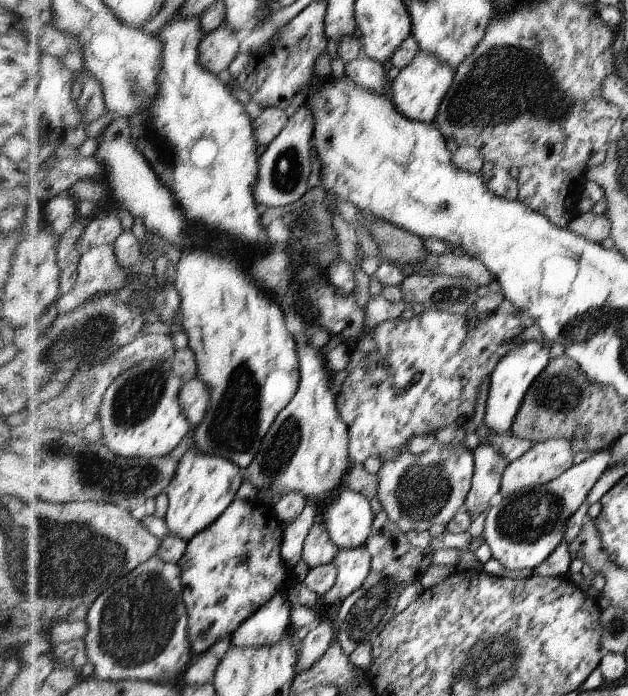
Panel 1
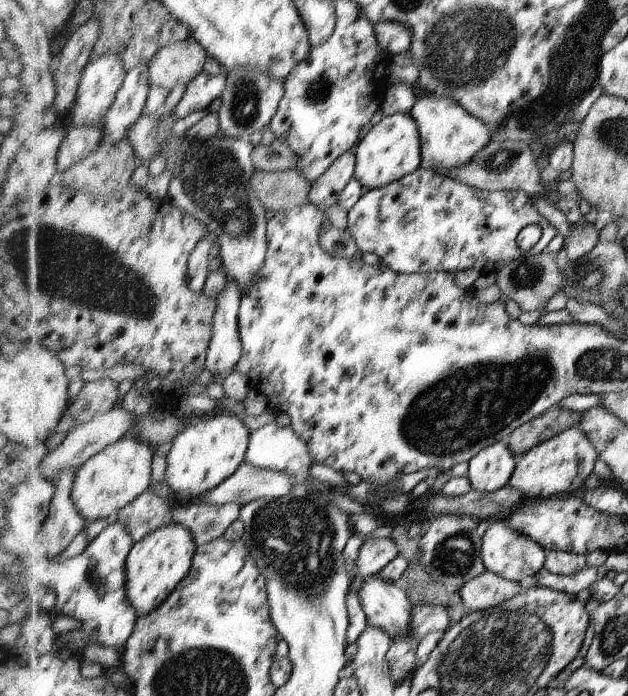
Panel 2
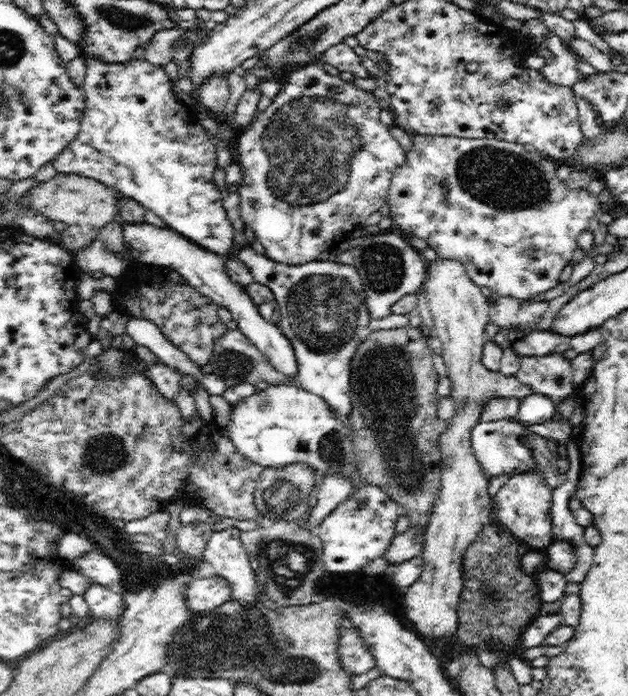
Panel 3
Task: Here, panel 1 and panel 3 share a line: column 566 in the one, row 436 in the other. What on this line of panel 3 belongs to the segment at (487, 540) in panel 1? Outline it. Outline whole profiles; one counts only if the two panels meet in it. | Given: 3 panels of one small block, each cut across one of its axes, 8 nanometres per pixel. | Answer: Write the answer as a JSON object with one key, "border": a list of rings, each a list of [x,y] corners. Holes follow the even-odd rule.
{"border":[[[506,419],[497,422],[480,422],[472,431],[472,447],[475,449],[476,460],[478,460],[485,474],[490,477],[532,475],[538,473],[539,462],[536,462],[535,454],[530,447],[524,445],[525,437],[528,439],[535,436],[533,430],[528,429],[526,424],[518,420]]]}

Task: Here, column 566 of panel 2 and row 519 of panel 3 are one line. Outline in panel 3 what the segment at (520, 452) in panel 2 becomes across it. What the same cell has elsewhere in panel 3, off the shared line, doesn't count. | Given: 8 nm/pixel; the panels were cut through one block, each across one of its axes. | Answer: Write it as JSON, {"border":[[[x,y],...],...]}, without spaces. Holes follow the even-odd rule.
{"border":[[[405,325],[401,328],[395,329],[379,329],[371,331],[371,333],[360,343],[356,349],[356,354],[352,357],[351,367],[351,398],[352,398],[352,416],[348,420],[348,426],[355,433],[354,448],[355,448],[355,463],[357,472],[359,472],[359,479],[363,484],[379,485],[384,489],[384,492],[400,506],[400,513],[406,516],[411,522],[411,527],[416,527],[420,532],[424,532],[428,526],[430,515],[434,501],[438,498],[440,483],[441,483],[441,451],[437,446],[438,440],[442,433],[449,428],[448,421],[440,421],[437,416],[437,407],[440,403],[441,397],[437,395],[437,380],[439,374],[432,364],[433,350],[429,347],[428,337],[420,333],[418,328]]]}

